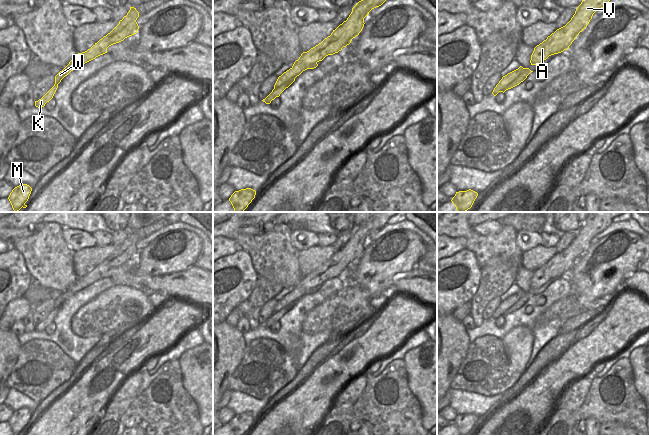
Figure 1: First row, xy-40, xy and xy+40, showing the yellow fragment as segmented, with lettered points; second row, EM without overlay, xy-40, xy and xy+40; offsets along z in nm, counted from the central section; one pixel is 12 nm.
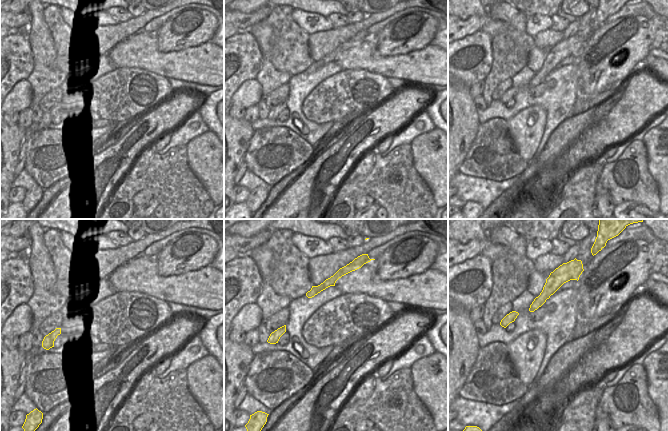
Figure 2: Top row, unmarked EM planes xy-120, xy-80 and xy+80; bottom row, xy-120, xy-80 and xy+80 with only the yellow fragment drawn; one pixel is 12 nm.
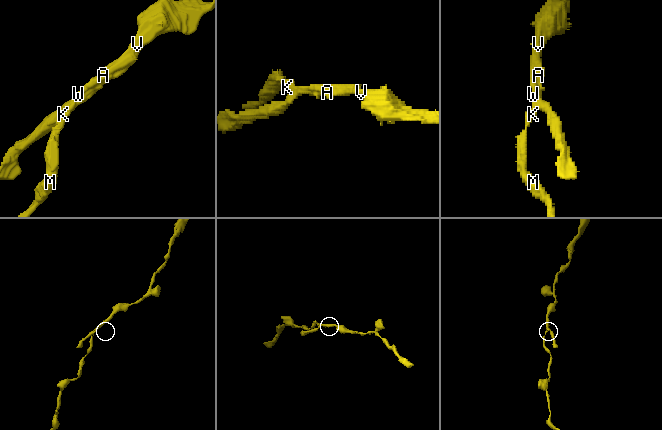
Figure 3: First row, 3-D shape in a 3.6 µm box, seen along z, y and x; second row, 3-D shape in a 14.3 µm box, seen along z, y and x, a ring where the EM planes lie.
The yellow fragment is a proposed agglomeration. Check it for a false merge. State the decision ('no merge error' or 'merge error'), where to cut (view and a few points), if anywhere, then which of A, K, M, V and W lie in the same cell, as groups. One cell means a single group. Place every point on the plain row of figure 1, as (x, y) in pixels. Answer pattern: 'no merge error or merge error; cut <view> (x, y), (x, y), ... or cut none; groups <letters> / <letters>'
no merge error; cut none; groups A K M V W

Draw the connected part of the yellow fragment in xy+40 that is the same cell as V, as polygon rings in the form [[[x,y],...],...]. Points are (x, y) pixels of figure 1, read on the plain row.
[[[589,212],[571,244],[534,272],[531,289],[538,289],[549,280],[567,274],[579,257],[587,251],[593,238],[603,232],[615,217],[623,213],[625,212]]]

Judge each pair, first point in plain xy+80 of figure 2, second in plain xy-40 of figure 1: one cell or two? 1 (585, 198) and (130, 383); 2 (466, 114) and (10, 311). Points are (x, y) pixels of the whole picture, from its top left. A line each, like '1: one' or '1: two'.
1: one
2: two

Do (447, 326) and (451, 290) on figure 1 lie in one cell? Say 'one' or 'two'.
two

